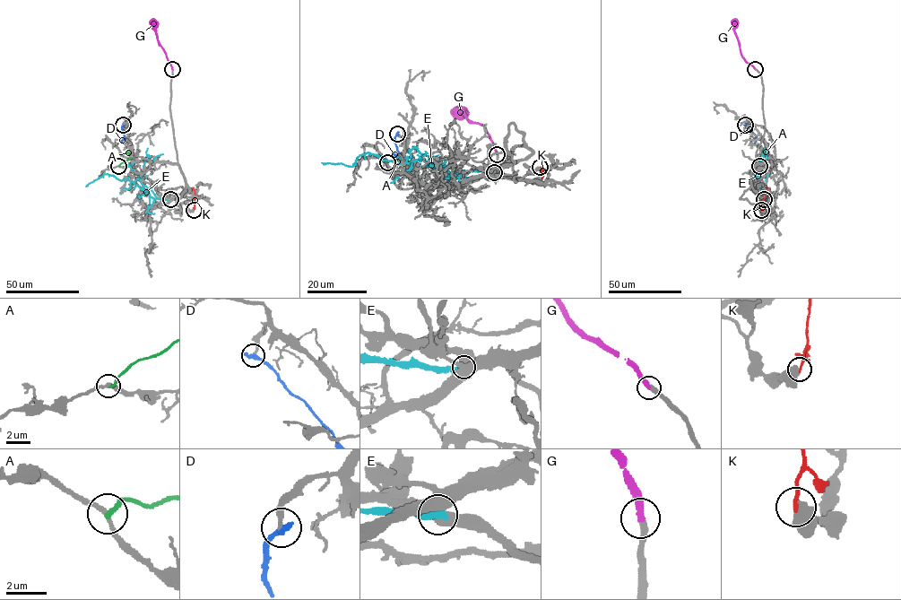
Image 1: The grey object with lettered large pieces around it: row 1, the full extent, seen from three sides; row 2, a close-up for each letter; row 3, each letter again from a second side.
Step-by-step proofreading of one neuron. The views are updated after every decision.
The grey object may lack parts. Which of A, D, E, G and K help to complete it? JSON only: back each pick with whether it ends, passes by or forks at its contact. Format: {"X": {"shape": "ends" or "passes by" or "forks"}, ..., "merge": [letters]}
{"G": {"shape": "ends"}, "merge": ["G"]}

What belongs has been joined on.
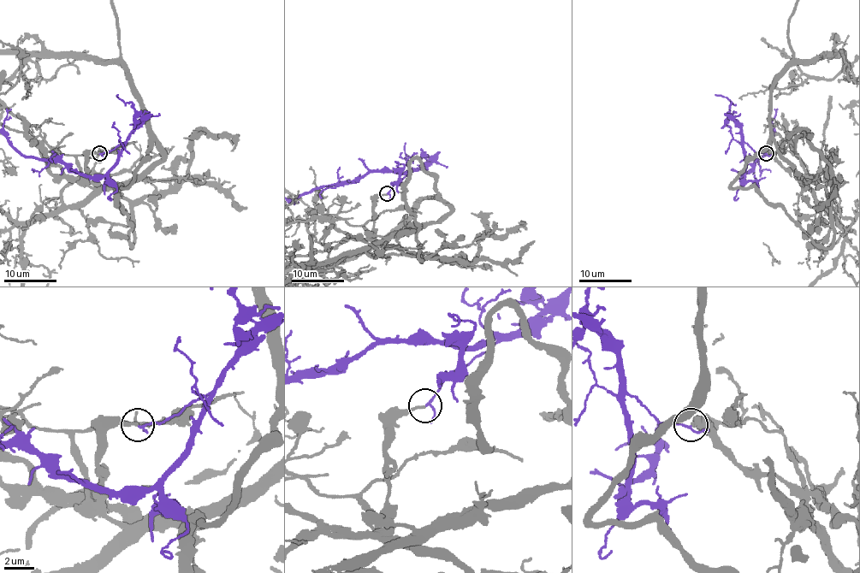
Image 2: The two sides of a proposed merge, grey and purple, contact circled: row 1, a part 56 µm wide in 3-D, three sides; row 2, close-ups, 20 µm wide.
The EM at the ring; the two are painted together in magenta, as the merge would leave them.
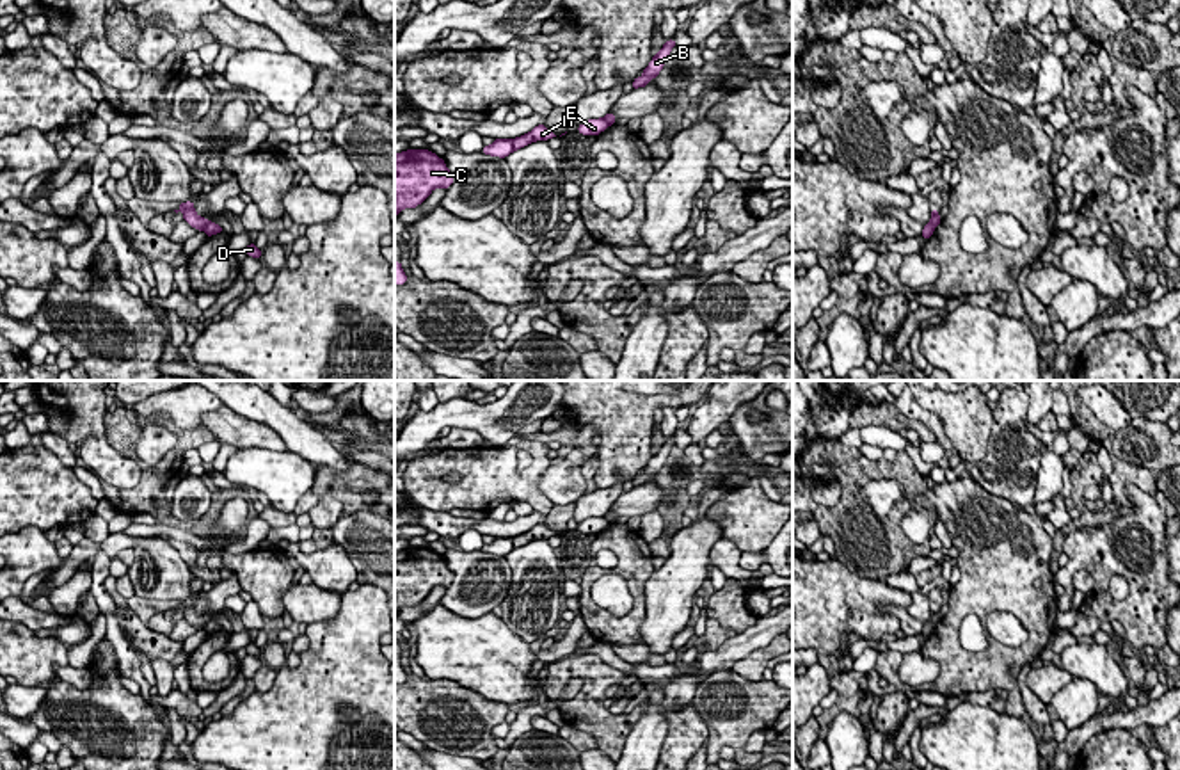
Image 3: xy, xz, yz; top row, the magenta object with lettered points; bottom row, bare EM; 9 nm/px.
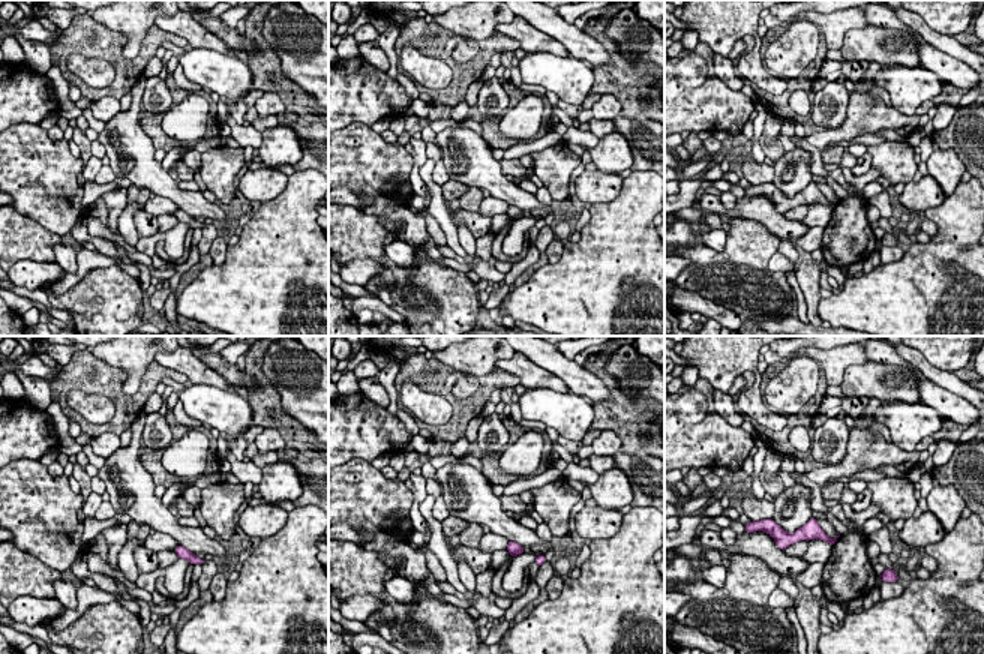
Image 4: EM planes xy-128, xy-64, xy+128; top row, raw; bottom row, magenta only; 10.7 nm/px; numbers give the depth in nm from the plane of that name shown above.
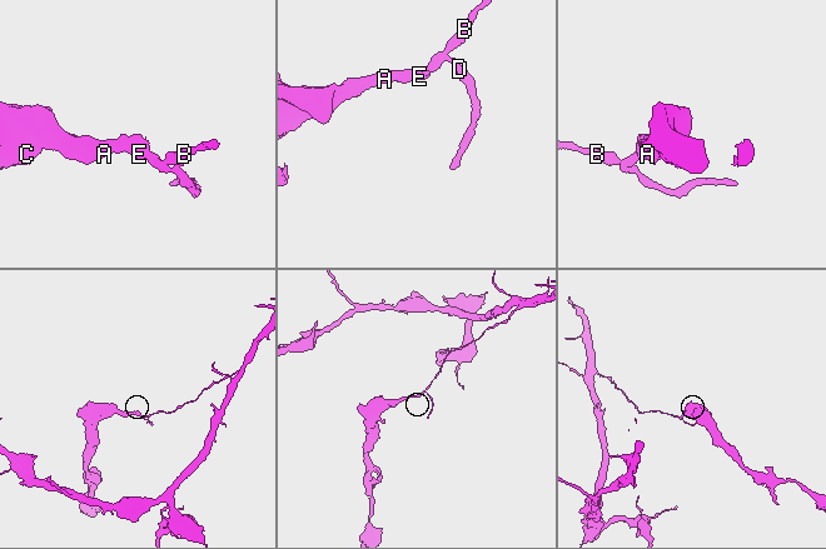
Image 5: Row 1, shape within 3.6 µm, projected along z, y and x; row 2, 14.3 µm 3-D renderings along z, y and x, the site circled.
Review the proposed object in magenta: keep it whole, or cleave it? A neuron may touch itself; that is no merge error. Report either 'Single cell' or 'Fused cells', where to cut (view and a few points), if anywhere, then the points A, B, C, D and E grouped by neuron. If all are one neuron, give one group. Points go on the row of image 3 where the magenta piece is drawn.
Fused cells. Split along xy (210, 223), (203, 230). Groups: A C E / B D

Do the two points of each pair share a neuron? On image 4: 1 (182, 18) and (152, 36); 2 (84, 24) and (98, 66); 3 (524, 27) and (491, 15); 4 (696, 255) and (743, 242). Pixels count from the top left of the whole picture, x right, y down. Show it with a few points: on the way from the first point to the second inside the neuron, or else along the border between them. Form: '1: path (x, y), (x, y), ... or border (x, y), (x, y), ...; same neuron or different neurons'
1: border (155, 24), (182, 36), (189, 47); different neurons
2: border (66, 57), (81, 53), (105, 59), (116, 77); different neurons
3: border (515, 15), (510, 21), (500, 23), (495, 30); different neurons
4: path (708, 257), (728, 257), (731, 254); same neuron

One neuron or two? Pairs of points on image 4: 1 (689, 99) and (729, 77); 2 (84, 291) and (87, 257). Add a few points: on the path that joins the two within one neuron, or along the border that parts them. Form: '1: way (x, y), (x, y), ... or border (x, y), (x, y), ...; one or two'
1: border (716, 75), (731, 89), (740, 92); two
2: border (116, 264), (90, 269), (59, 294); two

